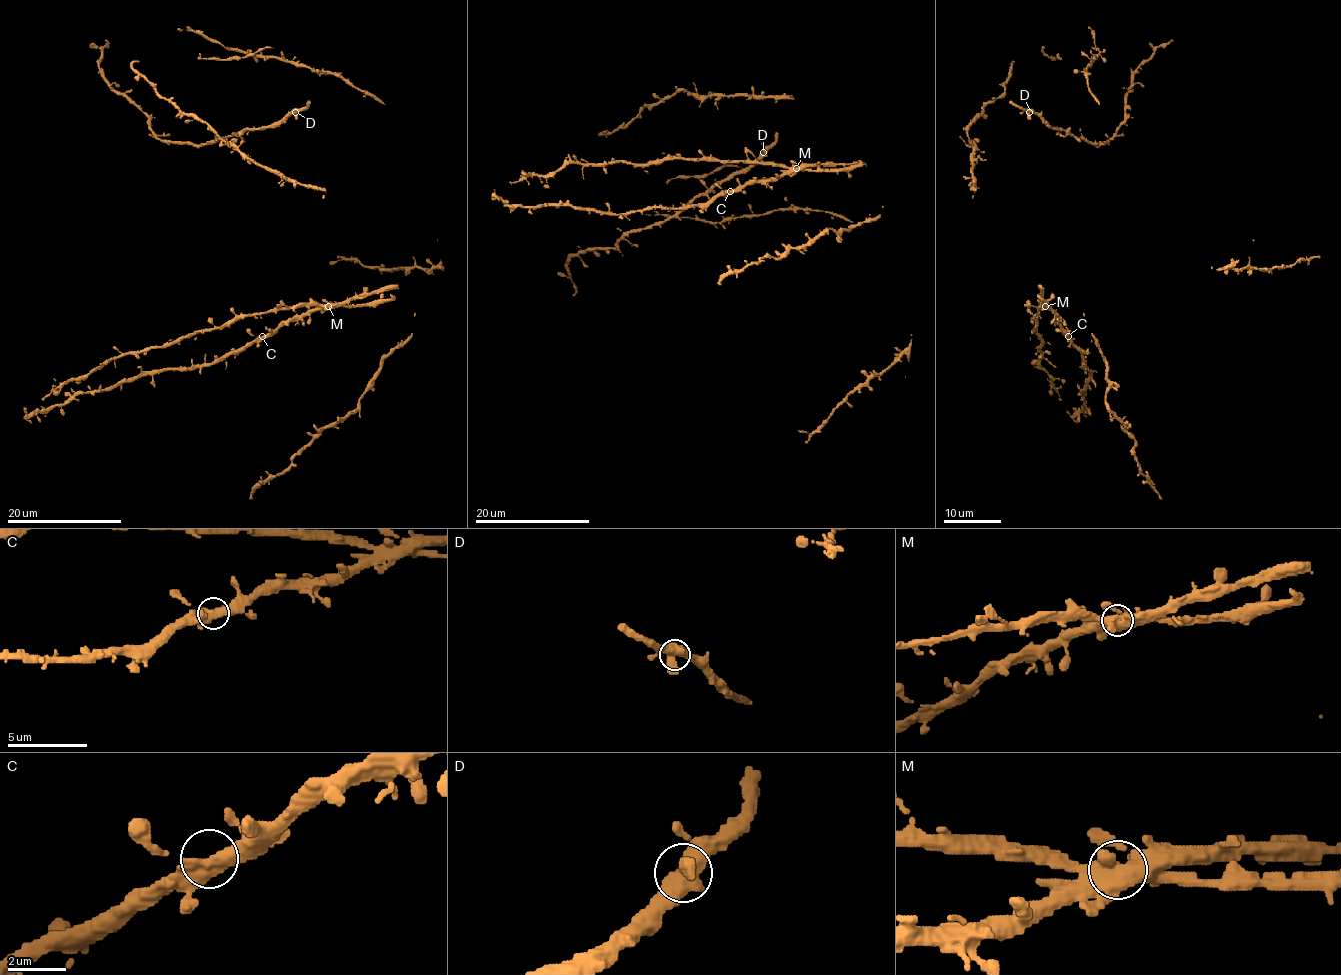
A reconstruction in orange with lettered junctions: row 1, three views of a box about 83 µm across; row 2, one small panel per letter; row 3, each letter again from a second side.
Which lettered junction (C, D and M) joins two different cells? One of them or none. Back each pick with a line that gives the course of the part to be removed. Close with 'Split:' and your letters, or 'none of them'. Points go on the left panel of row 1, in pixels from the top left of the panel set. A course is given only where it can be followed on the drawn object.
Split: none of them

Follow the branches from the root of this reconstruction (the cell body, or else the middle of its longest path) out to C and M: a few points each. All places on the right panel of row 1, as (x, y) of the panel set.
C: (1029, 303), (1037, 307), (1047, 305), (1068, 336)
M: (1029, 303), (1037, 307), (1045, 306)

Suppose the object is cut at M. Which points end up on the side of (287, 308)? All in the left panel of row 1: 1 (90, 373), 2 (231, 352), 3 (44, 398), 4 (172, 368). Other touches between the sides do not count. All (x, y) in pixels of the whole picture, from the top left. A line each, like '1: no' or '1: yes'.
1: yes
2: no
3: yes
4: no

